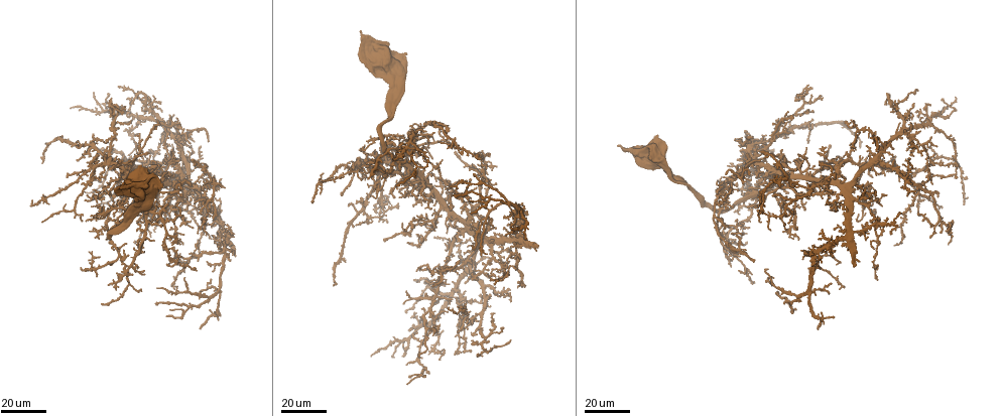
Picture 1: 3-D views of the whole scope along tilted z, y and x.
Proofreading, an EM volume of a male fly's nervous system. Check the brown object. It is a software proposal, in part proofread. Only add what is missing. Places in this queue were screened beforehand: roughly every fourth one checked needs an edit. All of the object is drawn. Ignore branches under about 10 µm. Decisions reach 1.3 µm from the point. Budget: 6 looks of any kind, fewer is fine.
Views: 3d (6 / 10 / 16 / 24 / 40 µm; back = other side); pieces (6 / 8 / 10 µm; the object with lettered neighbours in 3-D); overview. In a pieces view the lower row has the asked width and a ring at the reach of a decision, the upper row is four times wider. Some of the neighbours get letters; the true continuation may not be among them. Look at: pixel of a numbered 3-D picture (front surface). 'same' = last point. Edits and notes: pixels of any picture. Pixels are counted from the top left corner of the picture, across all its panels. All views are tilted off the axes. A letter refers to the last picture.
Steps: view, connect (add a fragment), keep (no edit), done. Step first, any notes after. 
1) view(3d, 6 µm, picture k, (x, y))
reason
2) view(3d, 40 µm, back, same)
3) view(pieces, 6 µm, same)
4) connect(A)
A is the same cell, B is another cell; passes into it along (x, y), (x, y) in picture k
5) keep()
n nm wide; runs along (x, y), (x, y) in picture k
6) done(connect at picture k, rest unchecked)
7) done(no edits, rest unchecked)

view(3d, 40 µm, picture 1, (425, 194))
free end

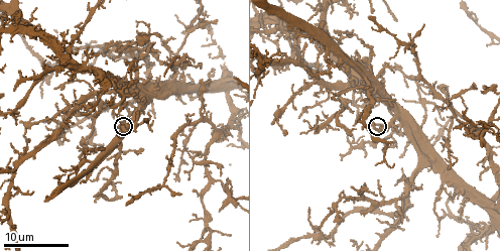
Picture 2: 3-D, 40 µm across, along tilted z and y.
view(pieces, 6 µm, picture 2, (374, 121))
see the neighbours

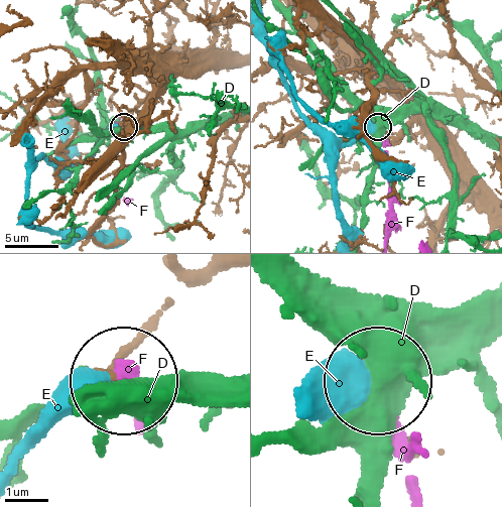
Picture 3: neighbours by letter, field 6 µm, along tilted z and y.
keep()
D, E and F are other cells; none of them fits

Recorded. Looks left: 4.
view(3d, 40 µm, picture 1, (408, 160))
free end

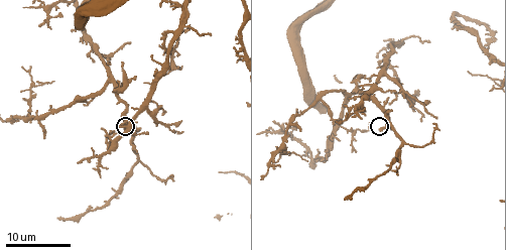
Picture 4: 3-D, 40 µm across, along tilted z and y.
view(pieces, 6 µm, picture 4, (380, 129))

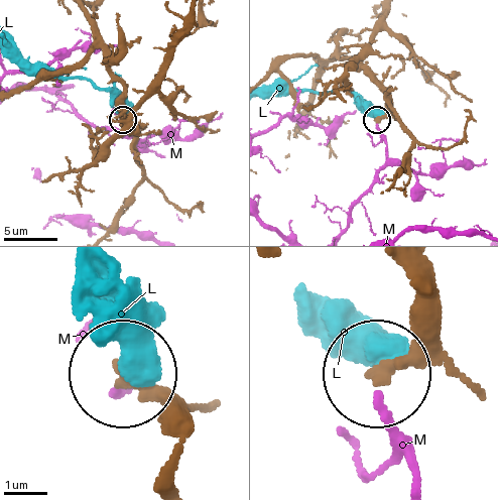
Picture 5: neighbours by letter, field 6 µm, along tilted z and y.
keep()
250 nm wide; L and M are other cells; none of them fits

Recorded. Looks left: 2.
view(3d, 40 µm, picture 1, (189, 253))

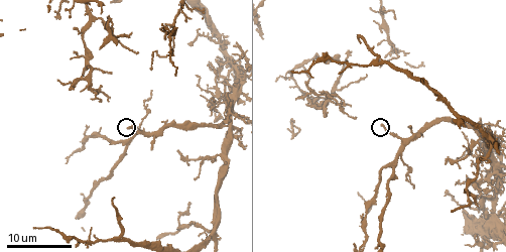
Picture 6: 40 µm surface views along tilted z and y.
view(pieces, 10 µm, picture 6, (382, 124))
what lies round it

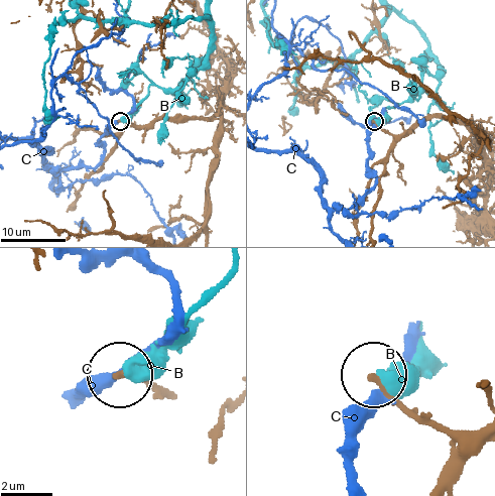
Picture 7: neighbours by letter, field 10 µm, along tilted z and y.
keep()
B and C are other cells; no lettered fragment goes on from it

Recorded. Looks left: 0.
done(no edits, rest unchecked)

